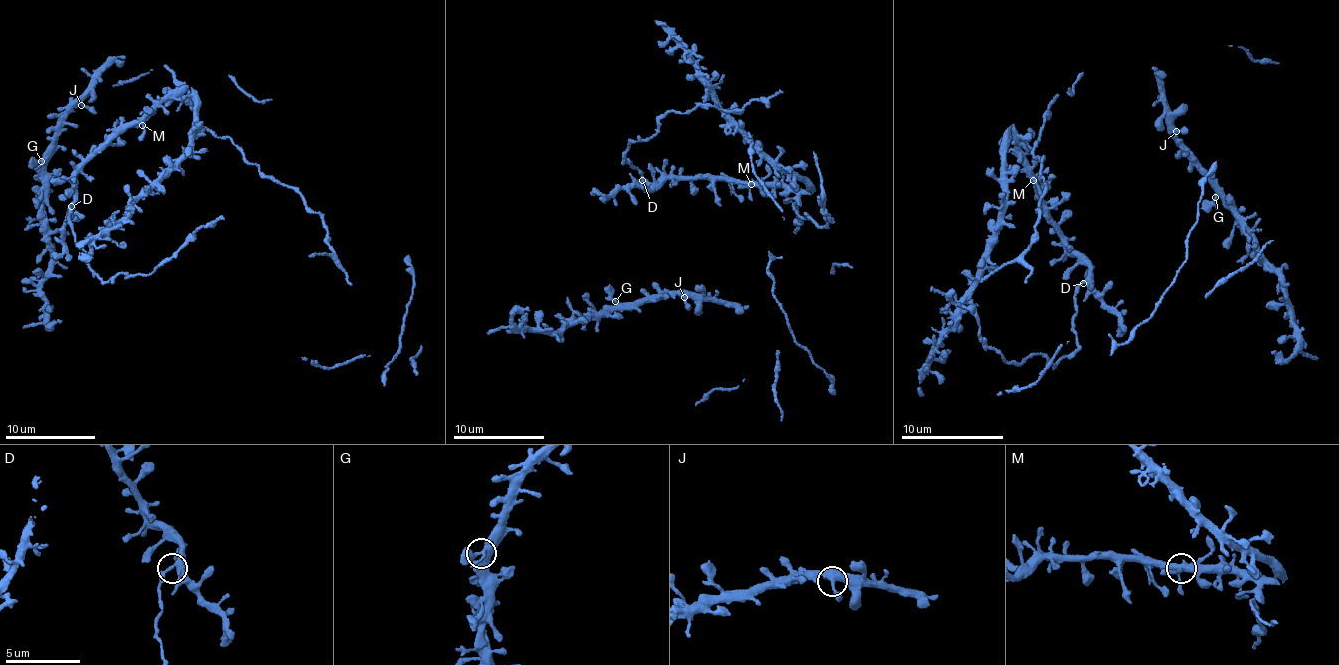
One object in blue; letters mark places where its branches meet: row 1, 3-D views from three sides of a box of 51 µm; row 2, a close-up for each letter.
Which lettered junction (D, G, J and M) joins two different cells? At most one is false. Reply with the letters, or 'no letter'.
D

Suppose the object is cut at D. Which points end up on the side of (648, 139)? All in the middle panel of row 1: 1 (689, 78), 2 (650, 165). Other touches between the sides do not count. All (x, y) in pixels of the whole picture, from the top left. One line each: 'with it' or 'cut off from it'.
1: cut off from it
2: cut off from it

